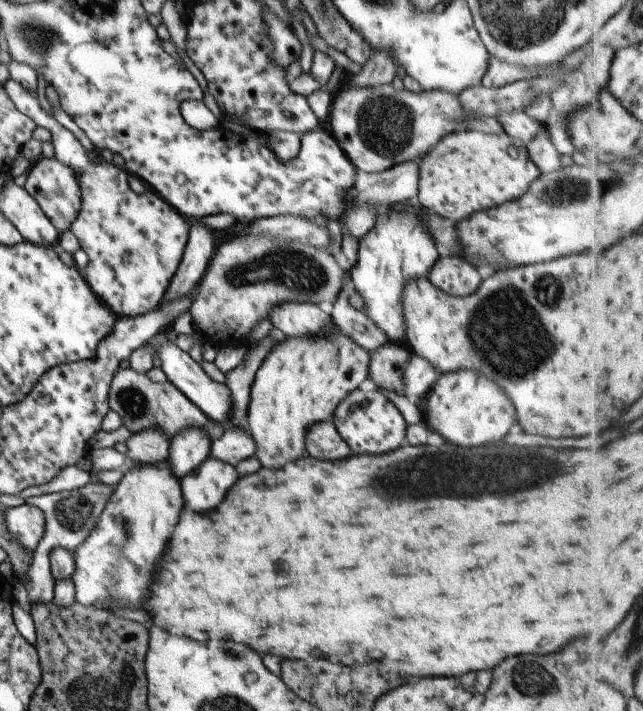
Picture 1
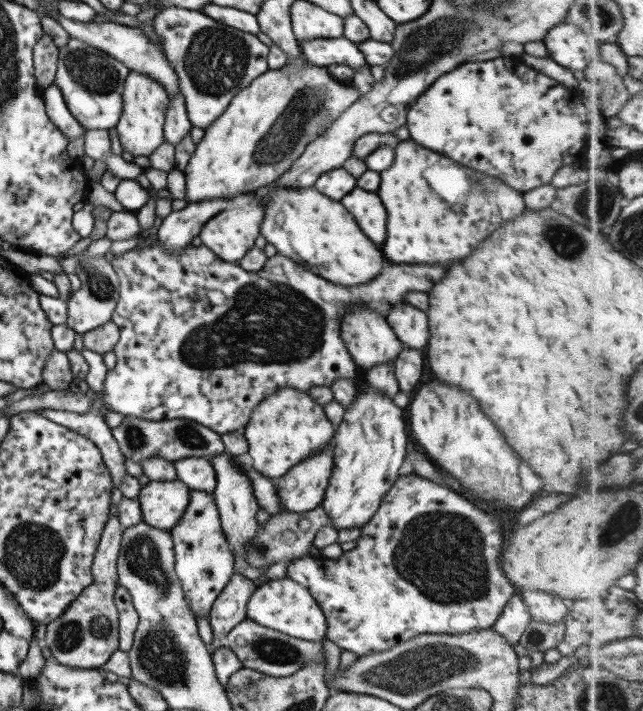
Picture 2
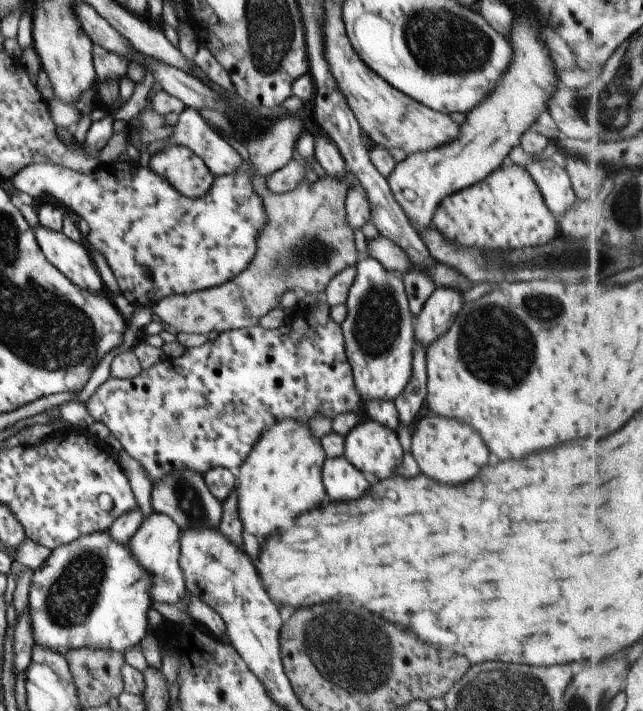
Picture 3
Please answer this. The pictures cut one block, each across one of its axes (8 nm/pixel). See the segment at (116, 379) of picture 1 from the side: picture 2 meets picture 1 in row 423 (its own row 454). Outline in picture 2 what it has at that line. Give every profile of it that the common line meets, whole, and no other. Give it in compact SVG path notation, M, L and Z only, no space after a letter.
M123 416L120 424L110 429L112 438L117 442L121 454L131 462L139 464L145 458L165 458L177 462L181 458L205 458L205 456L223 453L223 442L220 434L201 426L187 418L171 418L169 420L143 420L135 416Z

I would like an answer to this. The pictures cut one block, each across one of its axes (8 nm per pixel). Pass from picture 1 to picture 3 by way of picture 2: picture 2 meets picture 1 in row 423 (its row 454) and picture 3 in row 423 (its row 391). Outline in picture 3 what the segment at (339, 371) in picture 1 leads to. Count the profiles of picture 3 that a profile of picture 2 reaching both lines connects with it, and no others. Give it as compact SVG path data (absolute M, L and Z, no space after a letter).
M283 418L261 432L251 452L239 466L237 474L237 514L245 532L263 542L277 530L275 522L295 518L309 512L325 500L321 484L321 468L325 460L319 439L315 438L305 421Z

